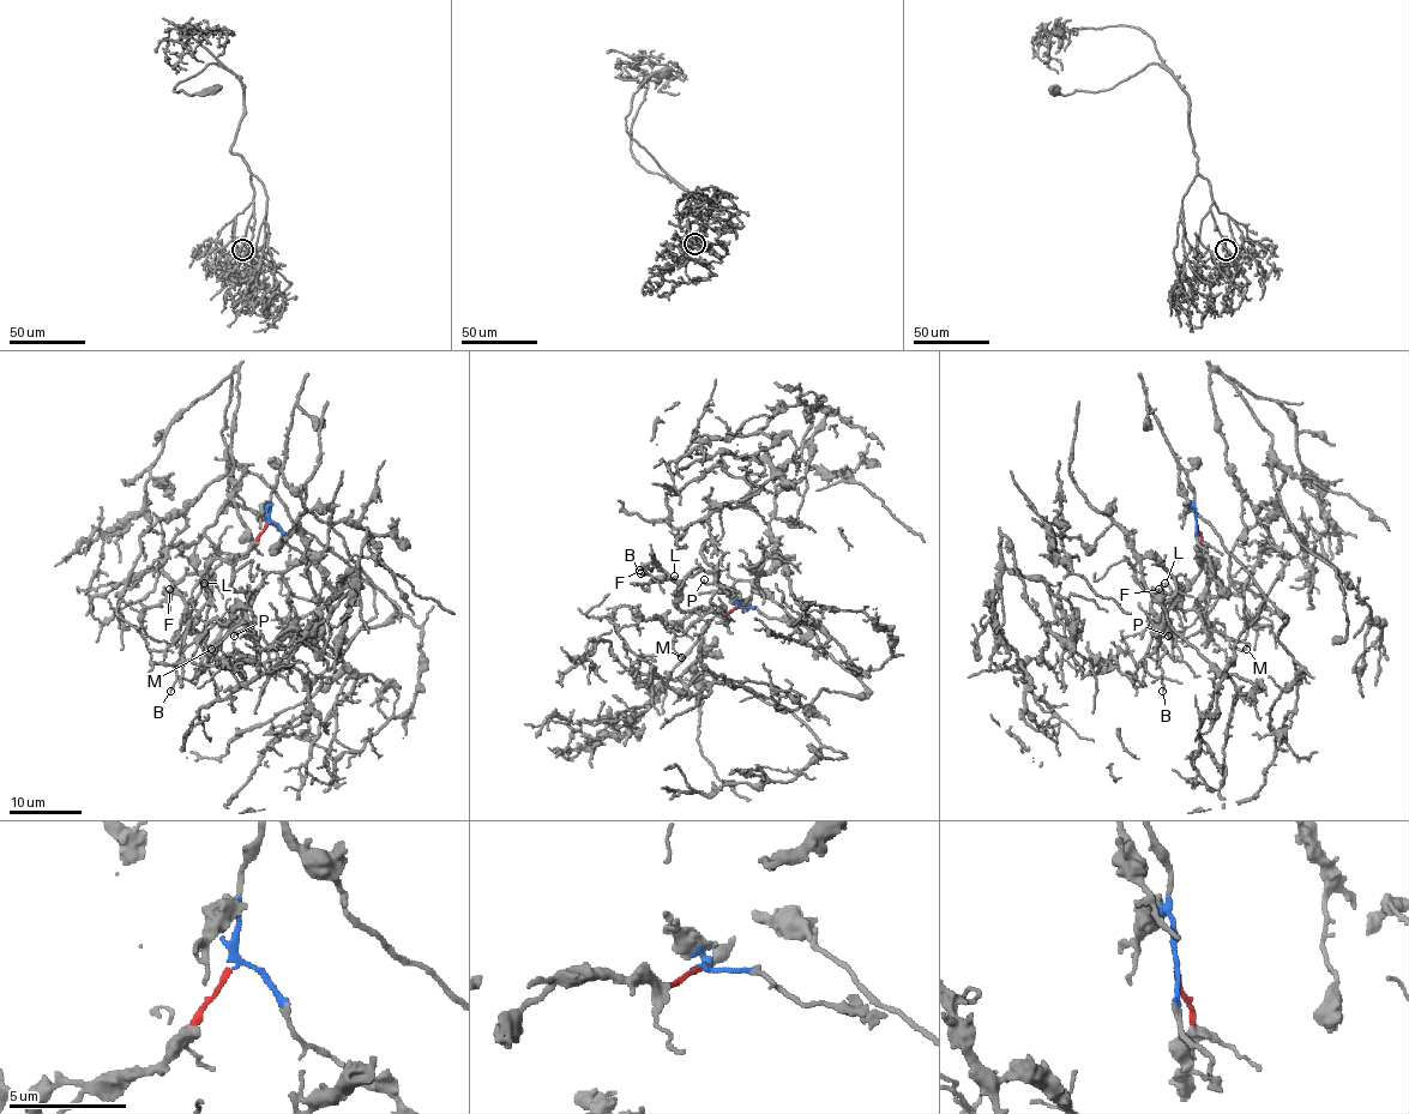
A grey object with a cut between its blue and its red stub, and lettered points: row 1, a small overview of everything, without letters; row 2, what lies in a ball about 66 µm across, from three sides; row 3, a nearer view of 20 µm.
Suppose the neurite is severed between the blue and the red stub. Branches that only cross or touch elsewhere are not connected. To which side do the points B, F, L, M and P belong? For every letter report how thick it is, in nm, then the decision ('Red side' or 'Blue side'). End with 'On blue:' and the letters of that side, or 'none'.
B: Thickness 120 nm. Red side
F: Thickness 260 nm. Red side
L: Thickness 200 nm. Red side
M: Thickness 120 nm. Blue side
P: Thickness 140 nm. Blue side
On blue: M, P

